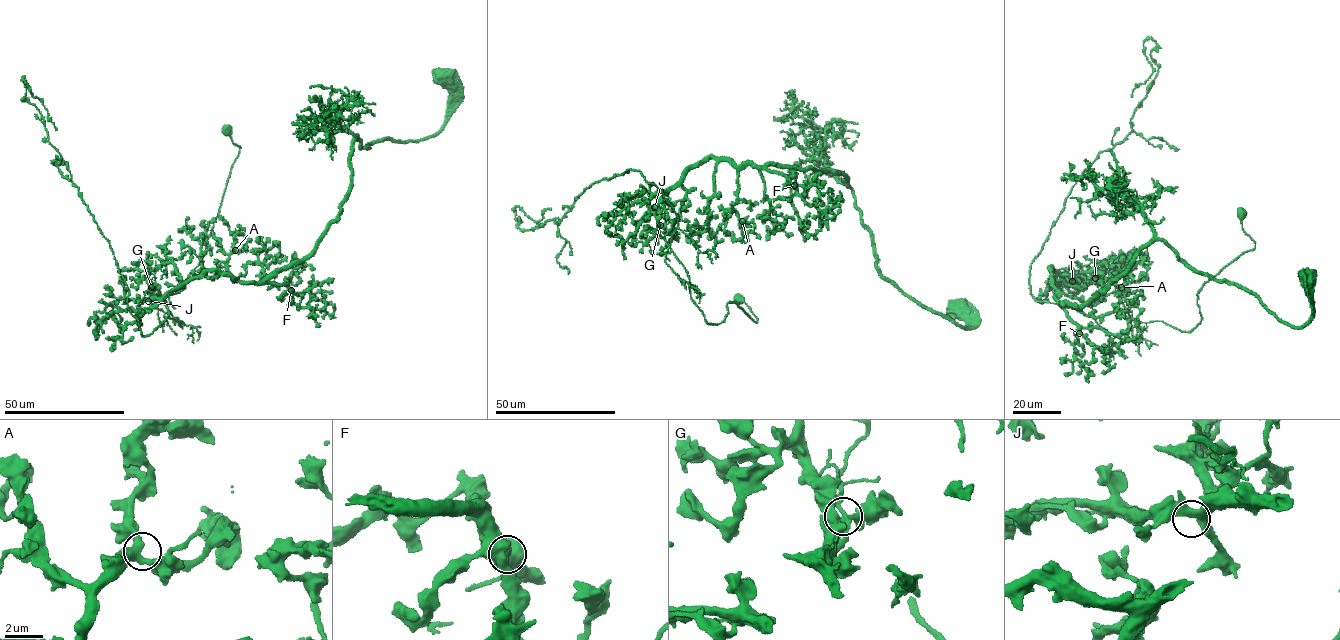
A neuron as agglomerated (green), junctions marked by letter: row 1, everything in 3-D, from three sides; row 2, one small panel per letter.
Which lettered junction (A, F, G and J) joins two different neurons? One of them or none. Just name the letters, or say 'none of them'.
G

